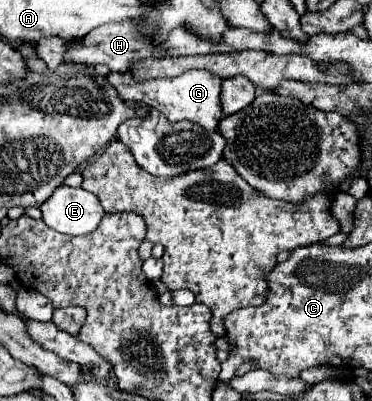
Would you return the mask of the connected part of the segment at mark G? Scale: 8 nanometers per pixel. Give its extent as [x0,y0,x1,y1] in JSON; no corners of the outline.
[109,69,223,131]

